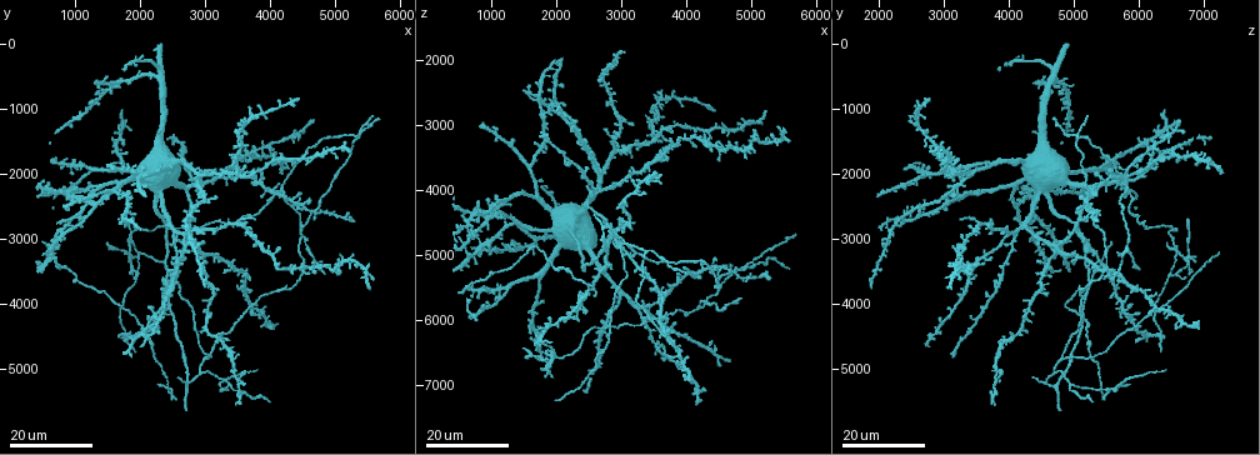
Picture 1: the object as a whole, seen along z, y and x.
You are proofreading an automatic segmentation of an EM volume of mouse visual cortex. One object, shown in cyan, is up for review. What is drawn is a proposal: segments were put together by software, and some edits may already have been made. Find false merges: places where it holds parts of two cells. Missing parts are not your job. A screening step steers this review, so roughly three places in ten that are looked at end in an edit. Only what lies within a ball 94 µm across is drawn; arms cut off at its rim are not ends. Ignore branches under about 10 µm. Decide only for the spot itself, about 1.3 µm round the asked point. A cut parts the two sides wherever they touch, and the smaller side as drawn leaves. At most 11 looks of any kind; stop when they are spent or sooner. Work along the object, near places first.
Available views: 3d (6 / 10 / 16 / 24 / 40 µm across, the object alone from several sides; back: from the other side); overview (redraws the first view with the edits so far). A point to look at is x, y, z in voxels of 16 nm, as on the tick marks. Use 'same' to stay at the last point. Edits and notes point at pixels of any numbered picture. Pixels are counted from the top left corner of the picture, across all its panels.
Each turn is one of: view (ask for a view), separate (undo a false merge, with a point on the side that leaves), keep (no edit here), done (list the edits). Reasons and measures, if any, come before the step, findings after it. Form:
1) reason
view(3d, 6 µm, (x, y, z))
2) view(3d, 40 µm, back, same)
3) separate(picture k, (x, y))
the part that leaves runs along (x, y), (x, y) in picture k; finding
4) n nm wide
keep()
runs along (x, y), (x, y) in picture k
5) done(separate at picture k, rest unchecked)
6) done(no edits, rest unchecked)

three-way junction
view(3d, 16 µm, (2900, 2000, 3350))

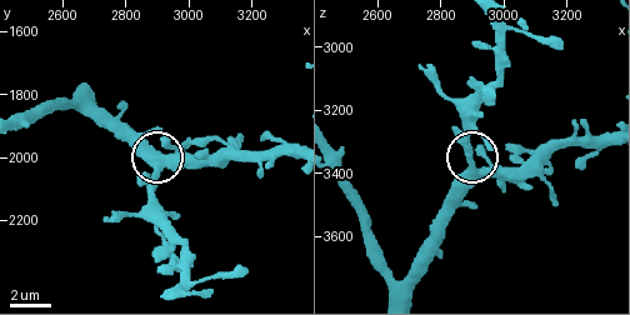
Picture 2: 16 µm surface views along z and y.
closer look
view(3d, 6 µm, (2900, 2040, 3380))

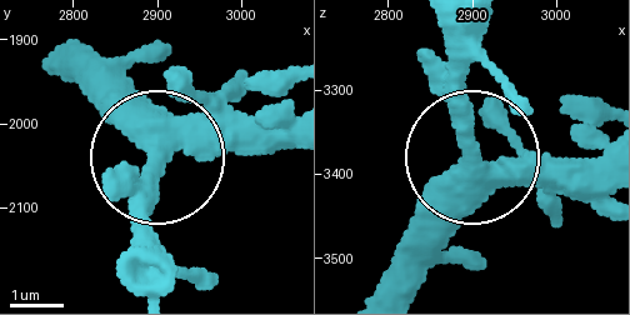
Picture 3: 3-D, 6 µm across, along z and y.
390 nm wide
keep()
runs along (64, 60), (149, 150), (140, 280) in picture 3; one cell here

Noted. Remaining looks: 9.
thin arm on a thick one
view(3d, 16 µm, (2000, 2000, 2700))

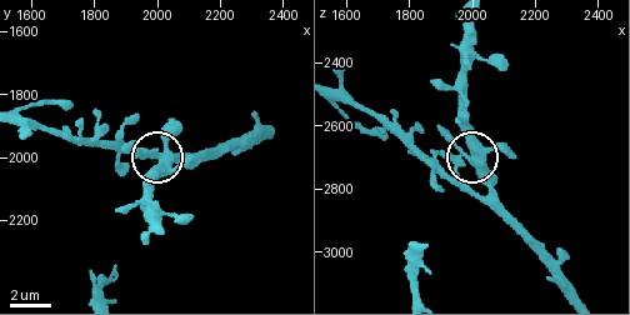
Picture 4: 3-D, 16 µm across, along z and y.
zoom in
view(3d, 6 µm, (1980, 1990, 2700))

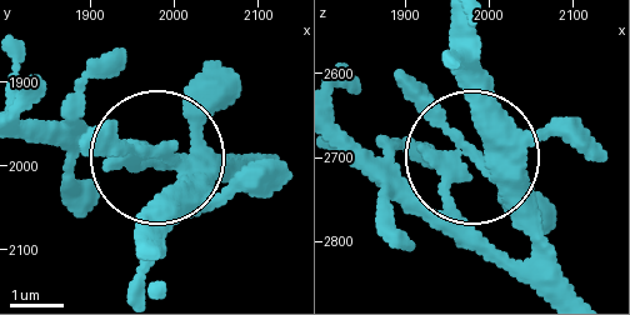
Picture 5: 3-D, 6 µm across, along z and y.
keep()
runs along (569, 283), (529, 216), (475, 166), (381, 175), (345, 163) in picture 5; all the same cell

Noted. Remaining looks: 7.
three-way junction
view(3d, 24 µm, (4200, 2200, 5800))

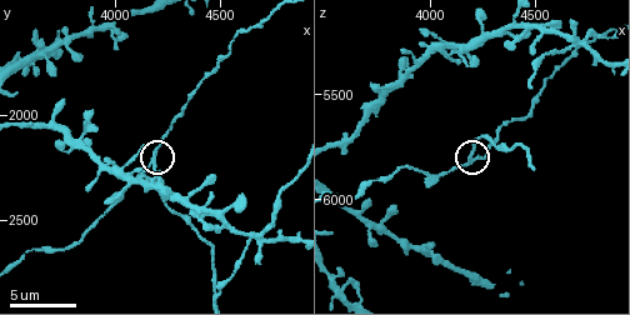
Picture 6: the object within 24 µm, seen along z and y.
view(3d, 6 µm, (4180, 2250, 5810))

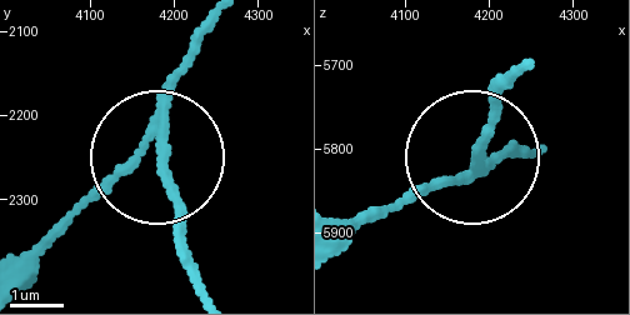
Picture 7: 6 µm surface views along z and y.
3 arms
separate(picture 7, (170, 193))
the part that leaves runs along (168, 126), (168, 189), (194, 283) in picture 7; a second cell is stuck on

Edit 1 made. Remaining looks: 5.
view(overview)

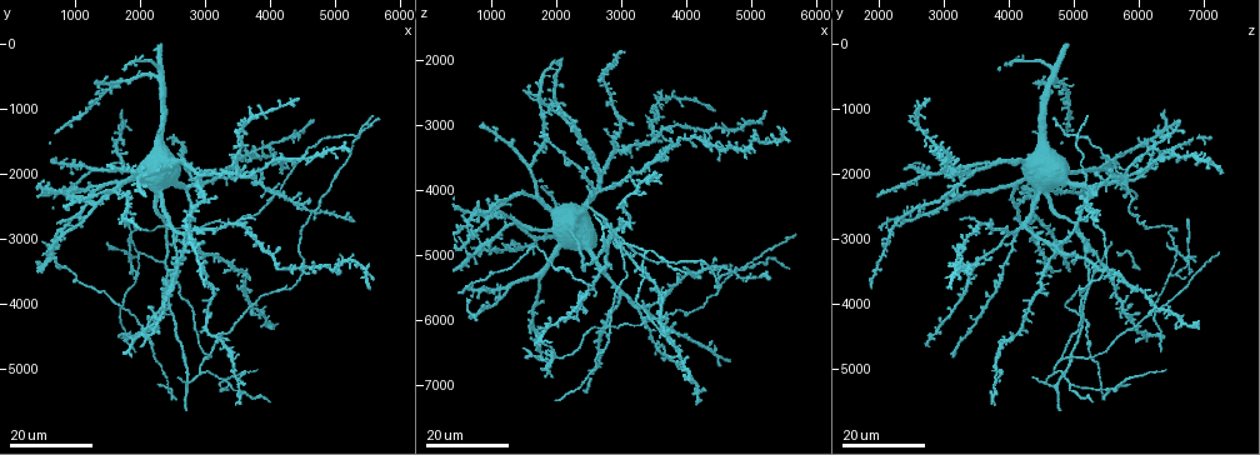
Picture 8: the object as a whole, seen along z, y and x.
three arms meet
view(3d, 16 µm, (3000, 4800, 4800))

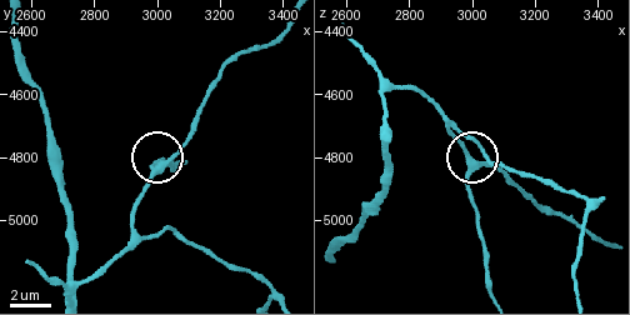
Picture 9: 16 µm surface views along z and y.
view(3d, 10 µm, (3010, 4830, 4840))

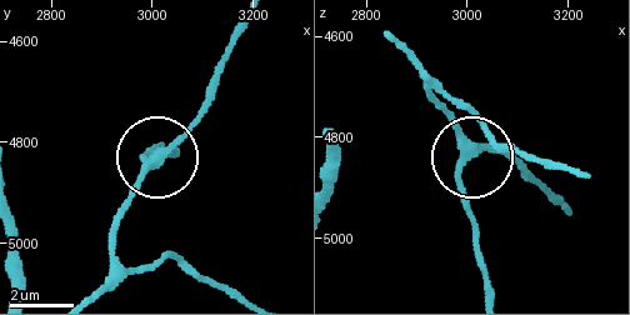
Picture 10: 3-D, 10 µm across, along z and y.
3 arms
keep()
runs along (100, 288), (113, 223), (138, 183), (210, 104) in picture 10; one cell here

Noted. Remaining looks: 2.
calibre changes
view(3d, 16 µm, (2700, 4850, 5000))

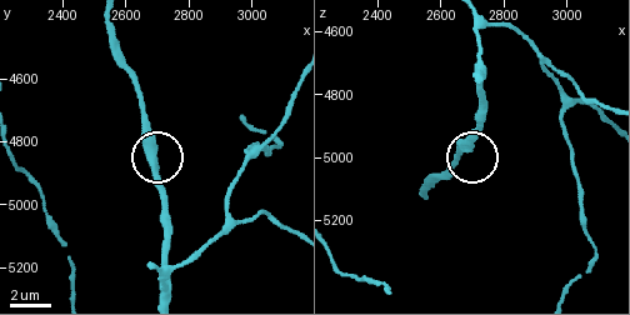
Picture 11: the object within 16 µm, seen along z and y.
closer look
view(3d, 6 µm, (2700, 4890, 4950))

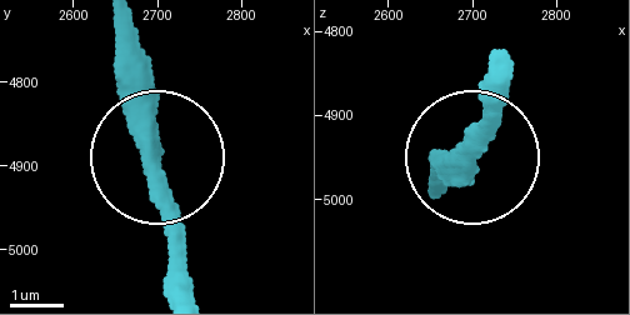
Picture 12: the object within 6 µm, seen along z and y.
keep()
runs along (129, 28), (134, 109), (174, 265) in picture 12; one cell here

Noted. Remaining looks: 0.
done(separate at picture 7, rest unchecked)

